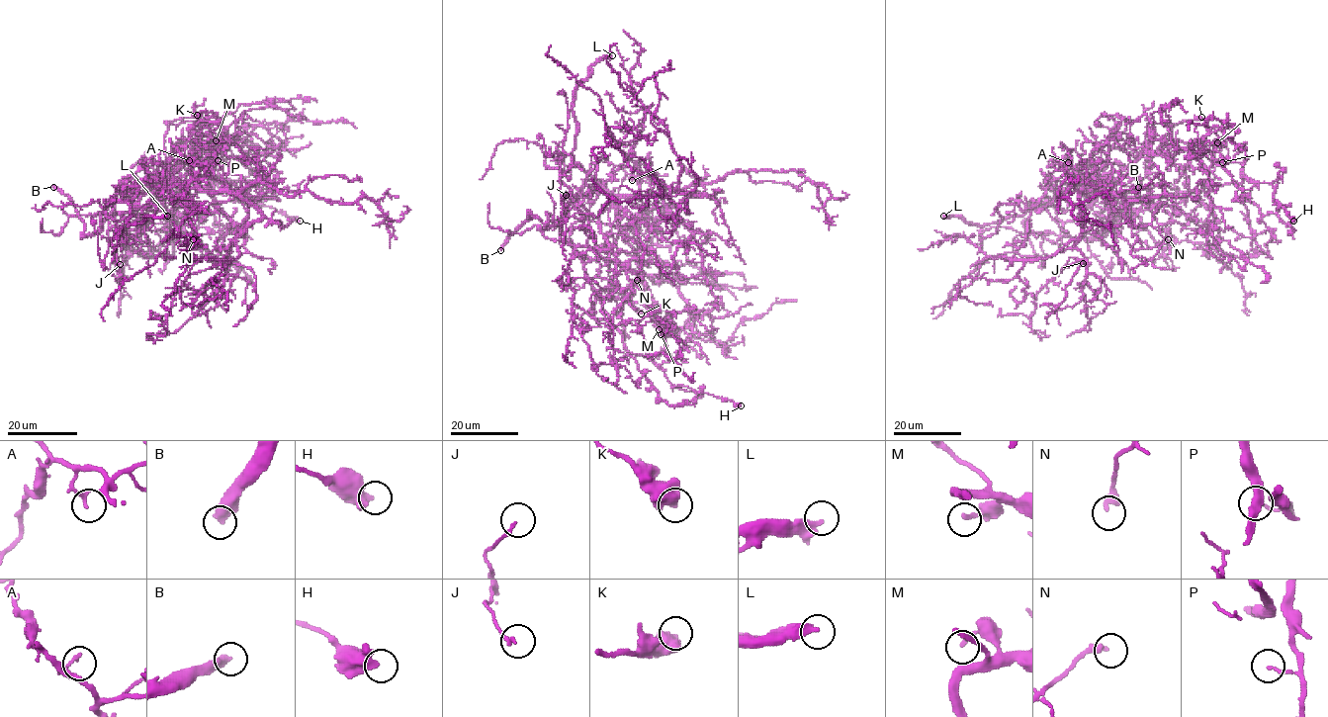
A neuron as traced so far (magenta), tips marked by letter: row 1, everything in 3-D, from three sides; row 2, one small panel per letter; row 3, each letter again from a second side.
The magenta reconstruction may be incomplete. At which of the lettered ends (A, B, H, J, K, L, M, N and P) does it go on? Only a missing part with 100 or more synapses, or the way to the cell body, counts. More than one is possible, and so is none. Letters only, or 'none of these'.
B, L

